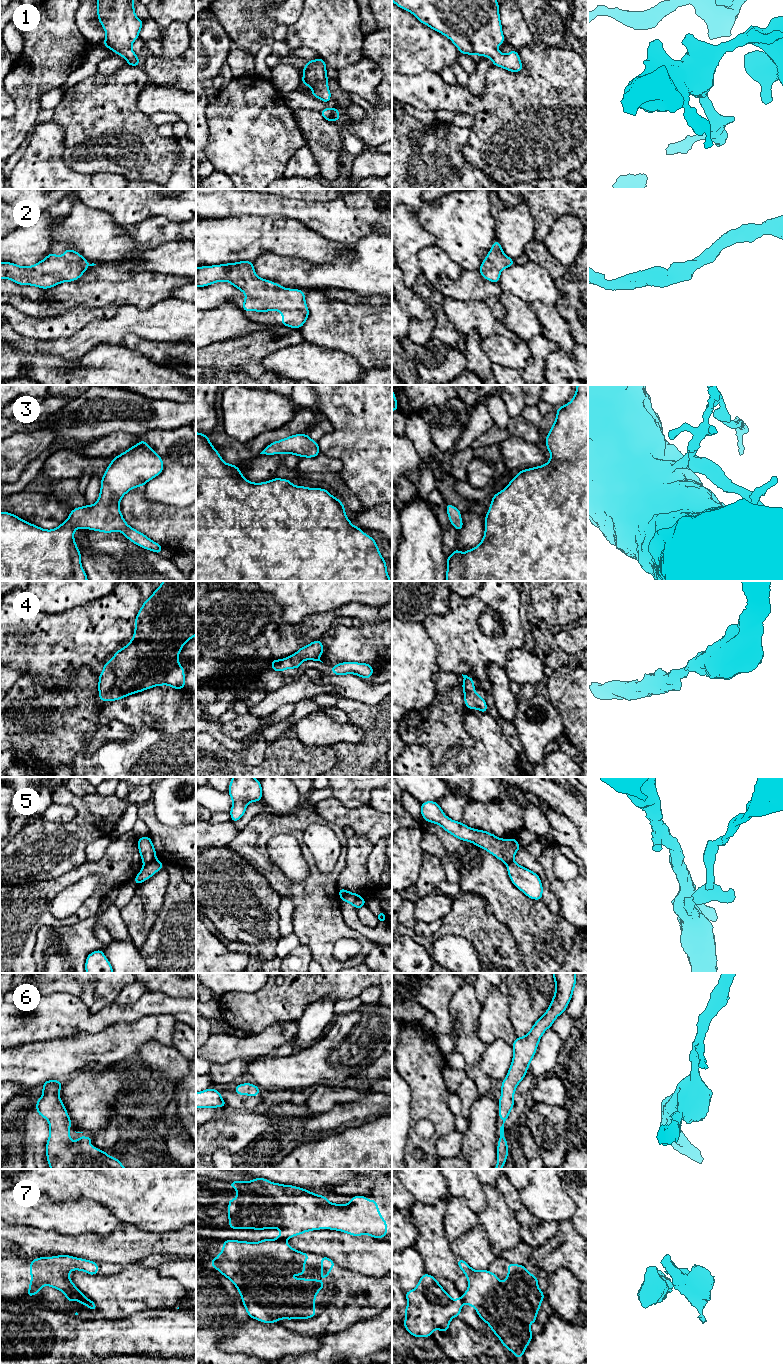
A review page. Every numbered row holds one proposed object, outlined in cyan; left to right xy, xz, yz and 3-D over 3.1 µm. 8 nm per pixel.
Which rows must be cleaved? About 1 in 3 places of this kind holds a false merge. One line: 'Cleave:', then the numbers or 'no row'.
Cleave: 5, 7

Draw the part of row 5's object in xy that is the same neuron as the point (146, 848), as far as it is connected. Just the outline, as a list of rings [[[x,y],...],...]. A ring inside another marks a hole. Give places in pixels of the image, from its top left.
[[[149,836],[138,838],[138,849],[144,864],[156,860],[156,851]]]

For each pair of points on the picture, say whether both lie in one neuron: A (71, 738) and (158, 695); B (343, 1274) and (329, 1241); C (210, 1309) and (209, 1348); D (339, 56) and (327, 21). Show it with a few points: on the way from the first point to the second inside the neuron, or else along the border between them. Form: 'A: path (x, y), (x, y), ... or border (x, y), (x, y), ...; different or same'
A: border (102, 702), (99, 723), (119, 720), (123, 724); different
B: border (339, 1265), (343, 1268), (357, 1271), (362, 1275); different
C: path (208, 1319), (208, 1338); same
D: path (339, 47), (339, 40), (333, 30); same

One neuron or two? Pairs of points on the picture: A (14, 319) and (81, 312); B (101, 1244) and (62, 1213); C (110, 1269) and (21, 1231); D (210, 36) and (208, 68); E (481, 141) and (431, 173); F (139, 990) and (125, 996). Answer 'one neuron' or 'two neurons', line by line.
A: one neuron
B: two neurons
C: two neurons
D: one neuron
E: two neurons
F: one neuron

